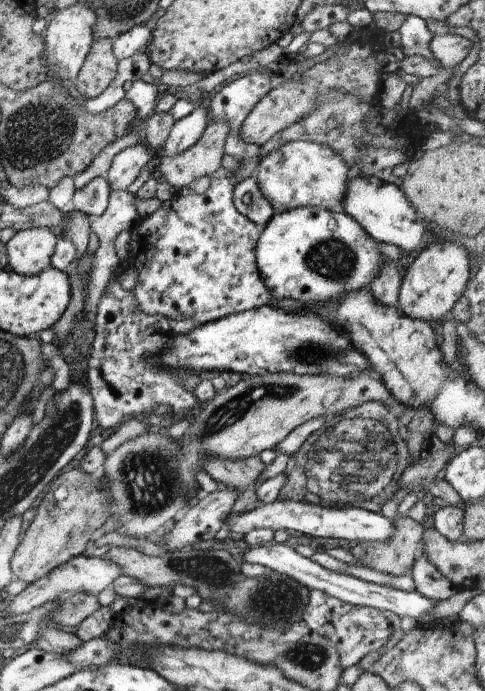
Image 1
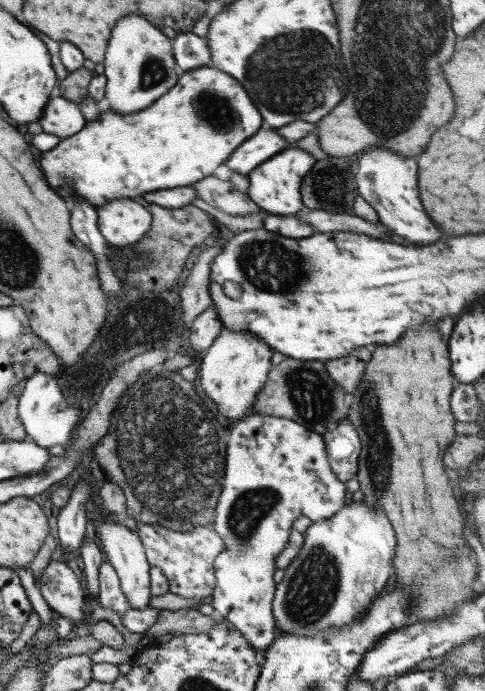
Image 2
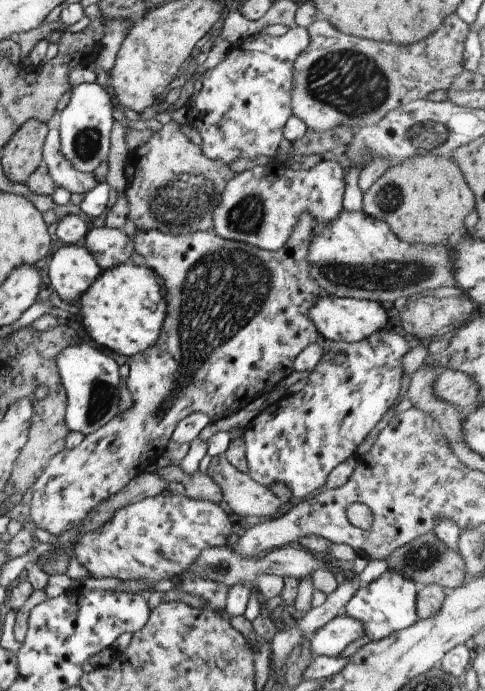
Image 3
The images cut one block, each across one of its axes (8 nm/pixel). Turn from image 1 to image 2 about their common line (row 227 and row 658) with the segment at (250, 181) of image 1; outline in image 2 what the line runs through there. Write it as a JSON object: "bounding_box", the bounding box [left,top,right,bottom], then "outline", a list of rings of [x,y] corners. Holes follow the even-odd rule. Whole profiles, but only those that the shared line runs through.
{"bounding_box":[211,414,346,664],"outline":[[[246,414],[229,430],[226,452],[226,468],[222,492],[214,515],[214,530],[224,542],[223,550],[216,556],[213,568],[215,584],[211,605],[214,615],[228,620],[254,648],[259,656],[258,664],[264,664],[264,652],[276,638],[276,622],[272,615],[272,601],[277,584],[274,573],[277,557],[287,548],[292,524],[296,518],[306,516],[313,522],[328,520],[346,504],[346,486],[332,472],[327,457],[324,436],[309,431],[294,420],[264,414]]]}

